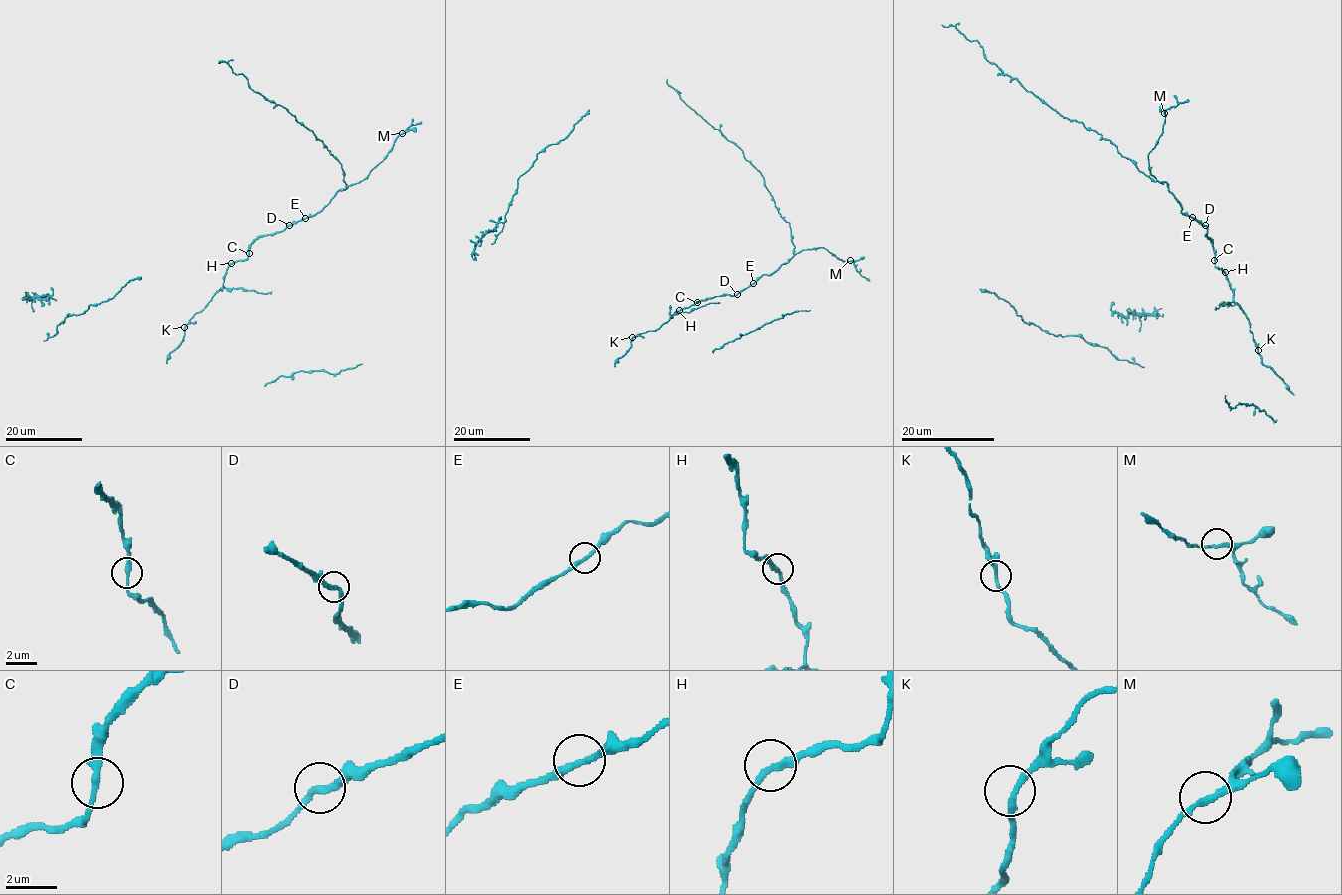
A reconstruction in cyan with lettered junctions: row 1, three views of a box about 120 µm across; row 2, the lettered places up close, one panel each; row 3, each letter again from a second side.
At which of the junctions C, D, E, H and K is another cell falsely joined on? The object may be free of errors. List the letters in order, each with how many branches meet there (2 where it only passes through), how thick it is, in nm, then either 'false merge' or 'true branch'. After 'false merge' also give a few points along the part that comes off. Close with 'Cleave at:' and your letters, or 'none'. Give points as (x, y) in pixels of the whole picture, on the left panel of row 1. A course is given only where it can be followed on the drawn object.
C: 2 | 240 nm | true branch
D: 2 | 260 nm | true branch
E: 2 | 240 nm | false merge | (305, 218), (345, 188), (341, 164), (285, 108), (254, 92), (248, 79), (218, 60)
H: 2 | 240 nm | true branch
K: 2 | 240 nm | true branch
Cleave at: E

